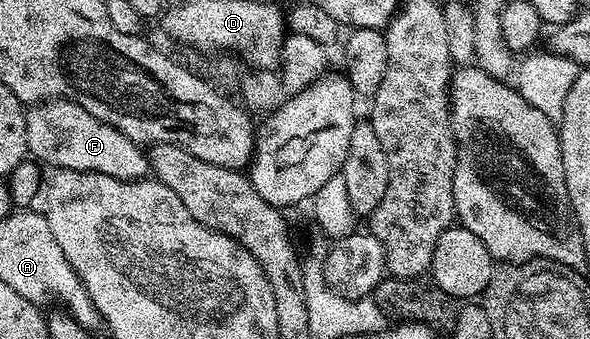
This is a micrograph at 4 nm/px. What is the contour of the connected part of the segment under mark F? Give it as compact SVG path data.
M54 98L51 102L27 107L26 144L29 155L45 167L98 172L127 182L143 179L150 170L147 153L137 143L67 98Z

